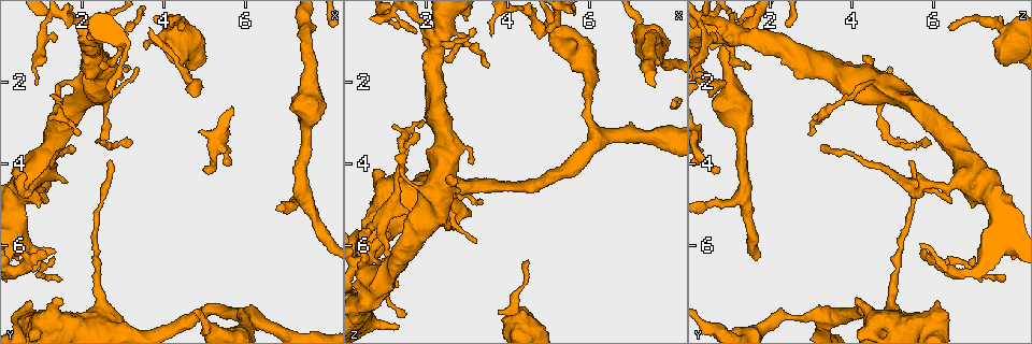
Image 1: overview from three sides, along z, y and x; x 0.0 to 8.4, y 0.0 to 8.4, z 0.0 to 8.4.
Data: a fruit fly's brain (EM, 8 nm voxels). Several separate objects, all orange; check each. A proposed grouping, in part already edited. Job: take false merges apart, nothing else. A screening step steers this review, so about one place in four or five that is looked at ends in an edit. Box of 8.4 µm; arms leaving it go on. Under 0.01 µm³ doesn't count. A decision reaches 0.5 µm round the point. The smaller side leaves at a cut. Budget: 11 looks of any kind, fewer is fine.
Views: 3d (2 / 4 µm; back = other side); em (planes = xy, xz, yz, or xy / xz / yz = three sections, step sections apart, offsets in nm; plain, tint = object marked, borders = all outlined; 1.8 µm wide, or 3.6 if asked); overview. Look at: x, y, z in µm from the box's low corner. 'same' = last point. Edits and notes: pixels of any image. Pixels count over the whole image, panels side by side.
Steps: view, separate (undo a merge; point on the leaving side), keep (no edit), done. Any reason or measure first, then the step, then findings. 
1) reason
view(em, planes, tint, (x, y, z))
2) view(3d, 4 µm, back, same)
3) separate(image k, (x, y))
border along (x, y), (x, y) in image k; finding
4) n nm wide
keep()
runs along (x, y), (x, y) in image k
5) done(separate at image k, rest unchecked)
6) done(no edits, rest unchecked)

three-way junction
view(3d, 2 µm, (6.15, 7.80, 3.45))

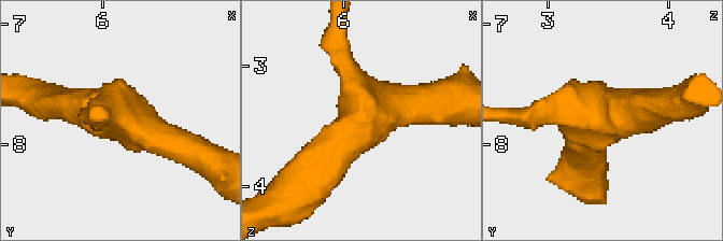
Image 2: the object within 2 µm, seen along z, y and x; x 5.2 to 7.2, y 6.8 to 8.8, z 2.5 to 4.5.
3 arms; arms of 190, 300, 300 nm
view(em, planes, tint, (6.12, 7.76, 3.44))

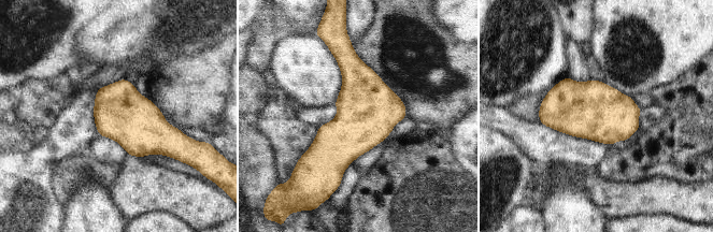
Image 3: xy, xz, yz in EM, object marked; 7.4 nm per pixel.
keep()
continuous, no second neuron

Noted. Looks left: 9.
thick turns thin
view(em, xy, step 8, tint, (0.65, 6.55, 6.30))

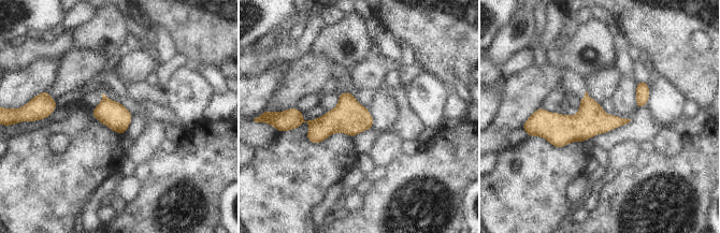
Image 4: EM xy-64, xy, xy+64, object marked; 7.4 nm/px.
keep()
all the same neuron

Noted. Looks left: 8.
calibre changes
view(em, planes, tint, (4.15, 0.50, 7.40))

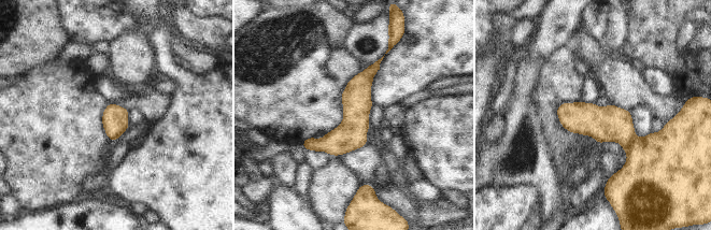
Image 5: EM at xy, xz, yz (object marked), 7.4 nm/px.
190 nm wide
keep()
runs along (377, 65), (356, 118), (306, 145) in image 5; all the same neuron

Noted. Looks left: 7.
looks like a crossing
view(em, xy, step 8, tint, (2.25, 0.85, 0.95))

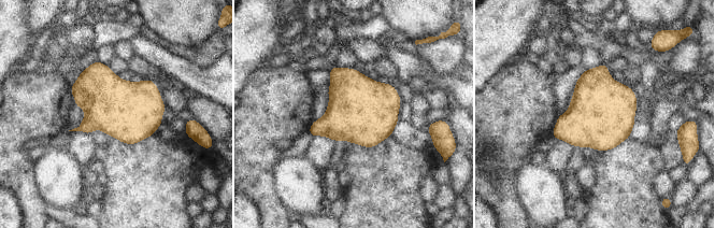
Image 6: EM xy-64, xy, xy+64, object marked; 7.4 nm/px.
view(em, planes, borders, same)

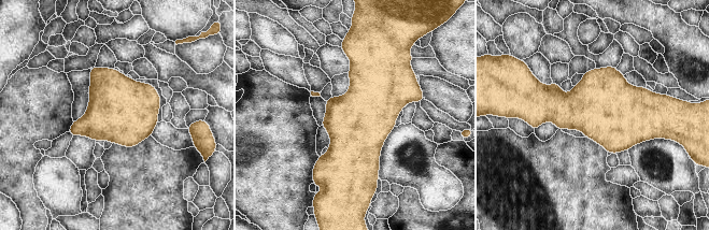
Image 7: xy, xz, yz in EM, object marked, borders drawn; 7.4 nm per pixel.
keep()
one neuron here

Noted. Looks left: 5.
done(no edits, rest unchecked)

